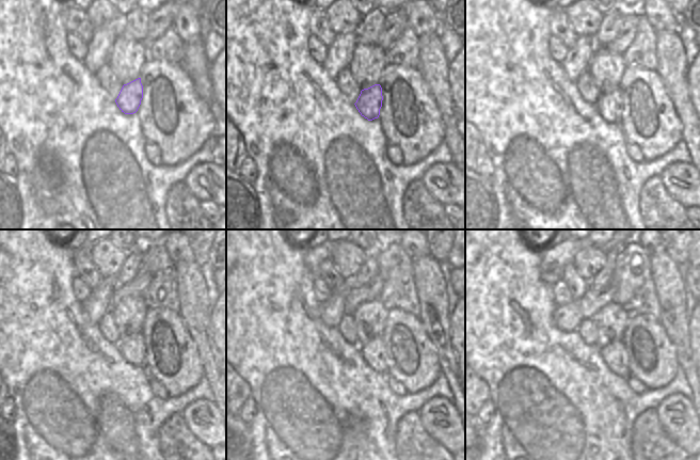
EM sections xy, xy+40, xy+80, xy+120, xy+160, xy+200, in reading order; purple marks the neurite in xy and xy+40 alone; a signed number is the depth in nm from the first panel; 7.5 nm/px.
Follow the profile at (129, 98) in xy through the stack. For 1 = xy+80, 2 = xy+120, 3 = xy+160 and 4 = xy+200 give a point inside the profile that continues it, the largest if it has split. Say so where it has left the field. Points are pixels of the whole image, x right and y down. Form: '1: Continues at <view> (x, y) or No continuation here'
1: Continues at xy+80 (610, 107)
2: Continues at xy+120 (132, 349)
3: Continues at xy+160 (375, 351)
4: Continues at xy+200 (615, 351).

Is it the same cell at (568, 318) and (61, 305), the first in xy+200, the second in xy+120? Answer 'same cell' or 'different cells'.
different cells

